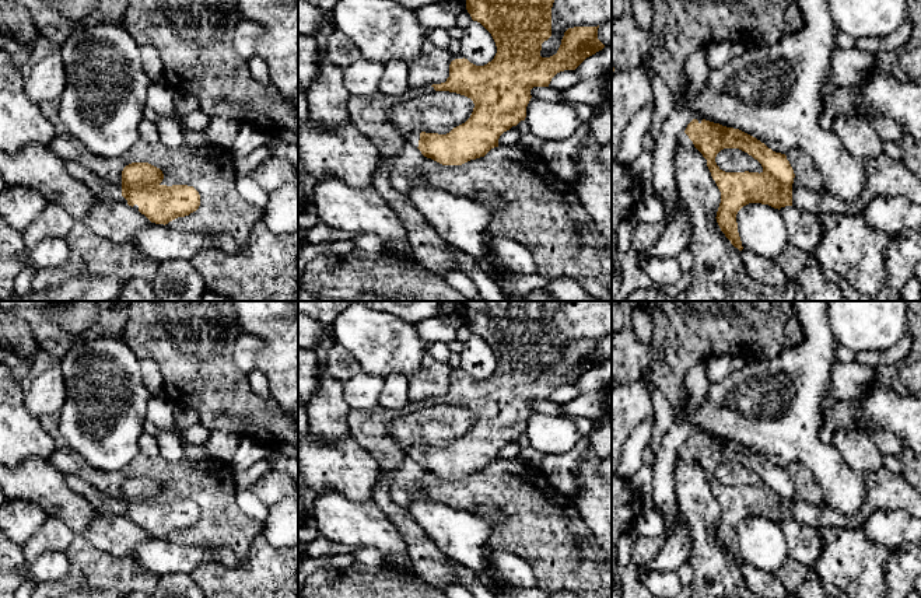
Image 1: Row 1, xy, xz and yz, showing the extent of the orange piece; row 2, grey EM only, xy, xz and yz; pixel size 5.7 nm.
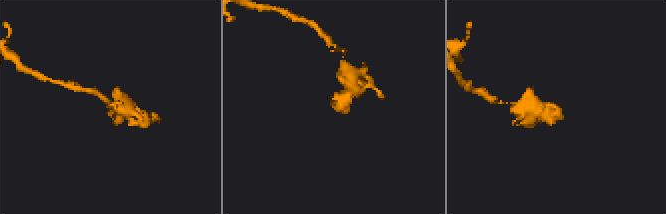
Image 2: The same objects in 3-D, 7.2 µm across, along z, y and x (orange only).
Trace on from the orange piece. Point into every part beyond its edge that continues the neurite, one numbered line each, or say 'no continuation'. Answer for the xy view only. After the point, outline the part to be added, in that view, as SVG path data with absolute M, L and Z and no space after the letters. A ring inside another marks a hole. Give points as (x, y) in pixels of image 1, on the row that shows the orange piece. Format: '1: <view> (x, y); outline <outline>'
1: xy (101, 188); outline M73 161L67 162L67 169L70 175L83 182L95 197L104 200L116 200L127 204L127 200L122 196L122 186L111 185L108 181L95 175L92 171Z

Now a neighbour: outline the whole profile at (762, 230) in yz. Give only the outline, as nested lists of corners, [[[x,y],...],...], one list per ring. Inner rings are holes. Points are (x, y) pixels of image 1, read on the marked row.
[[[749,203],[736,214],[742,246],[775,260],[789,245],[787,227],[778,211],[768,204]]]

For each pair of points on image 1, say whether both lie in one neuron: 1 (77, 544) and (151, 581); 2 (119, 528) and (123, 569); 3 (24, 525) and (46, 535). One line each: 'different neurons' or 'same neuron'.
1: same neuron
2: different neurons
3: different neurons

